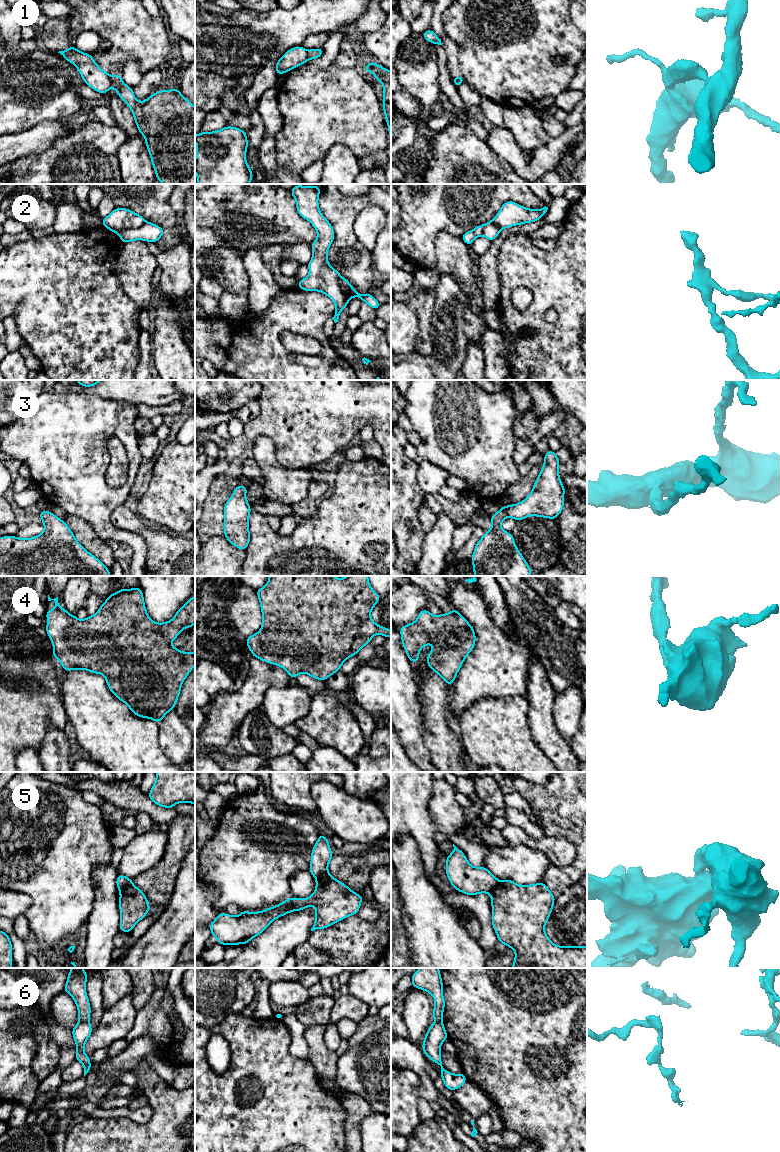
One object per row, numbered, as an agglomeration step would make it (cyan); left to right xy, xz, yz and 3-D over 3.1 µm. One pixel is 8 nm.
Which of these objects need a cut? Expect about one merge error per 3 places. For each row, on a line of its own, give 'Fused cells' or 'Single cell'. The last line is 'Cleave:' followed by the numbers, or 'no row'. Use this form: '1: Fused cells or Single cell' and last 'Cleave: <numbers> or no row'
1: Fused cells
2: Fused cells
3: Single cell
4: Single cell
5: Fused cells
6: Fused cells
Cleave: 1, 2, 5, 6

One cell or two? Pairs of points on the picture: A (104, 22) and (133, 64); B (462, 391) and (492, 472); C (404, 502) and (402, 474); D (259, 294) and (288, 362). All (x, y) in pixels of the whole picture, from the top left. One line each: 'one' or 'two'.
A: two
B: one
C: one
D: two

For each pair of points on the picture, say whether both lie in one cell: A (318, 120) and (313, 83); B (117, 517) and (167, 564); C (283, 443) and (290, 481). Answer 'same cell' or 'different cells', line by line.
A: same cell
B: same cell
C: different cells

